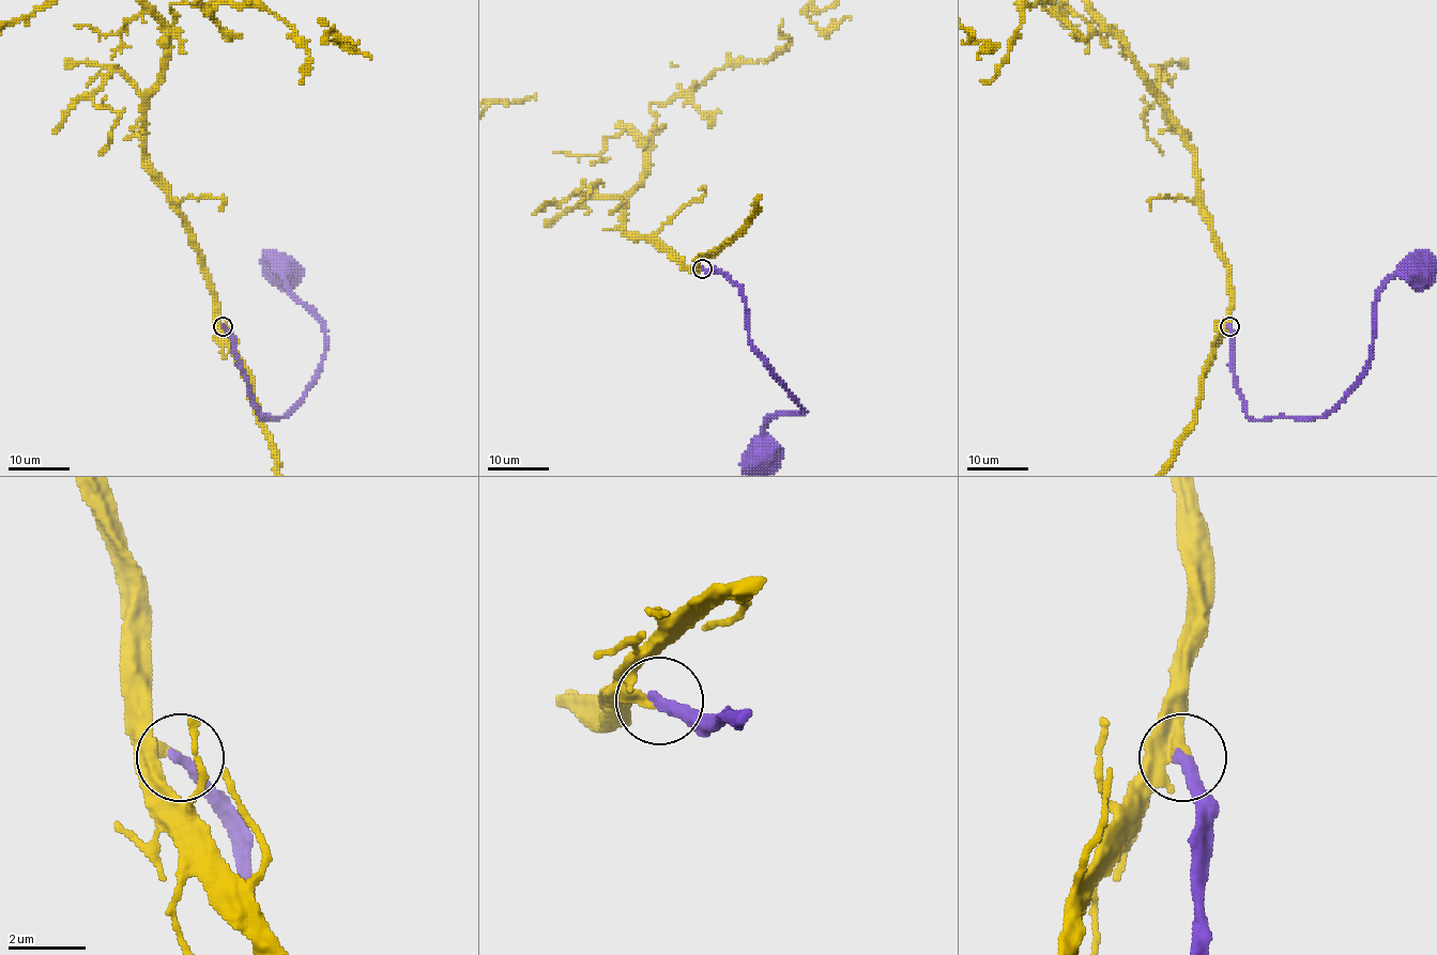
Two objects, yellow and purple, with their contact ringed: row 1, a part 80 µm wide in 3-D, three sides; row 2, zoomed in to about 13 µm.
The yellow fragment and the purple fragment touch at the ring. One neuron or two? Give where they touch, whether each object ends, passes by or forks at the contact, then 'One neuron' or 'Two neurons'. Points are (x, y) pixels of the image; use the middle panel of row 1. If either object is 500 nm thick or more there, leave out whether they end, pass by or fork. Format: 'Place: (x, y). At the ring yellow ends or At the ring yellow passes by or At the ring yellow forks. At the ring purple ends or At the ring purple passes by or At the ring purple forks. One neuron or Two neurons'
Place: (702, 268). At the ring yellow ends. At the ring purple ends. One neuron

